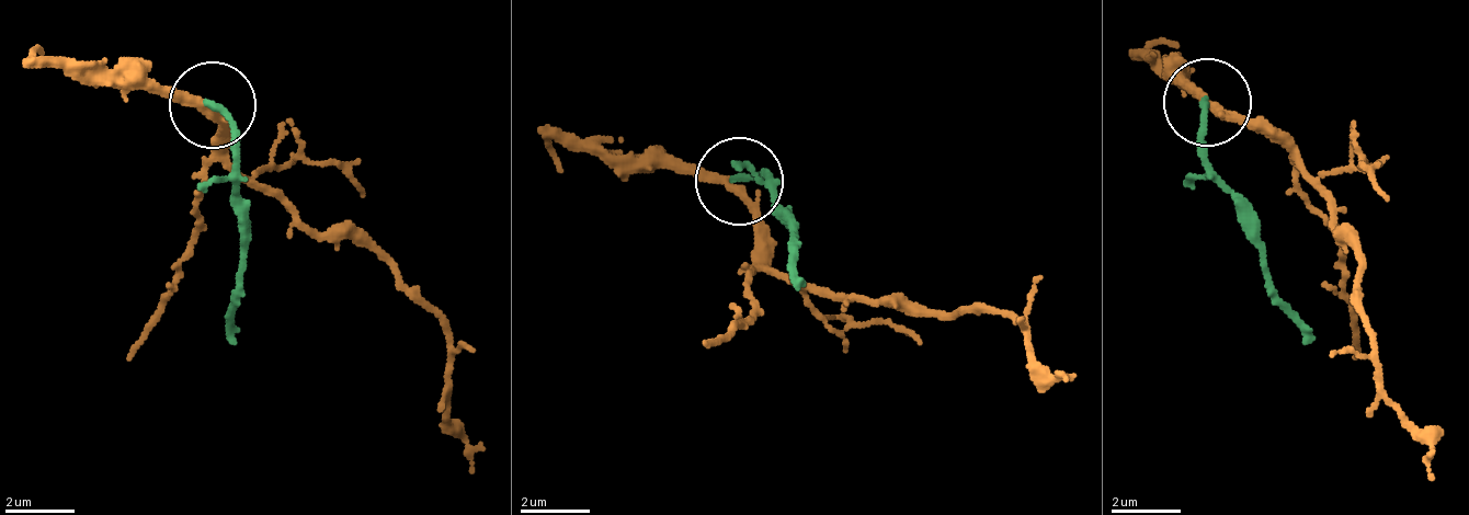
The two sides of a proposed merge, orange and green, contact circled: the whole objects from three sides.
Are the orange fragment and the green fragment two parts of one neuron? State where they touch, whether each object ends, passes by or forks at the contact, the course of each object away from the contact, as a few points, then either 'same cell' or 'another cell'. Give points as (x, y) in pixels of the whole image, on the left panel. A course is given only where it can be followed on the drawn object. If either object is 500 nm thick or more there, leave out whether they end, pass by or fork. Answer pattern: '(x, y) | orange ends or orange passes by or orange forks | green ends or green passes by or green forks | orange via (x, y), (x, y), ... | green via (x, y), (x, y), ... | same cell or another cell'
(213, 105) | orange passes by | green ends | orange via (209, 102), (219, 145), (250, 179), (317, 231), (352, 231), (437, 318), (445, 388), (442, 422), (474, 473) | green via (211, 103), (237, 172), (238, 302), (232, 345) | same cell

